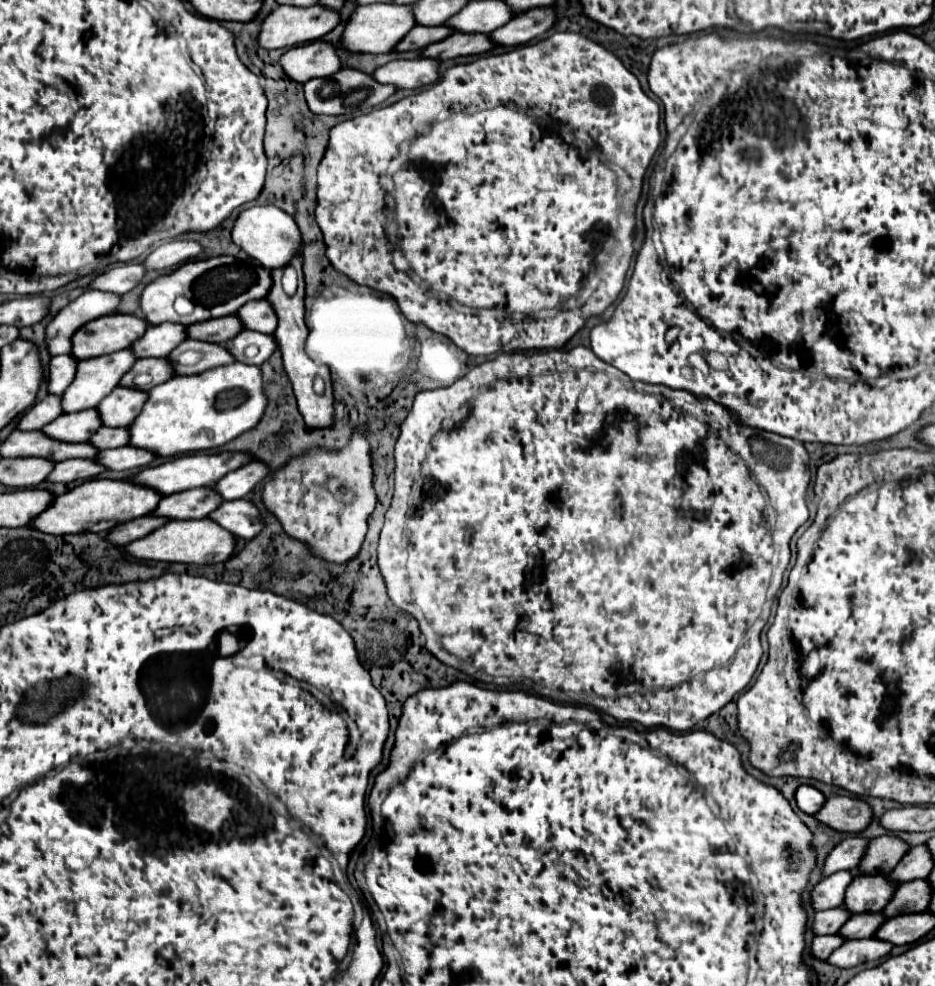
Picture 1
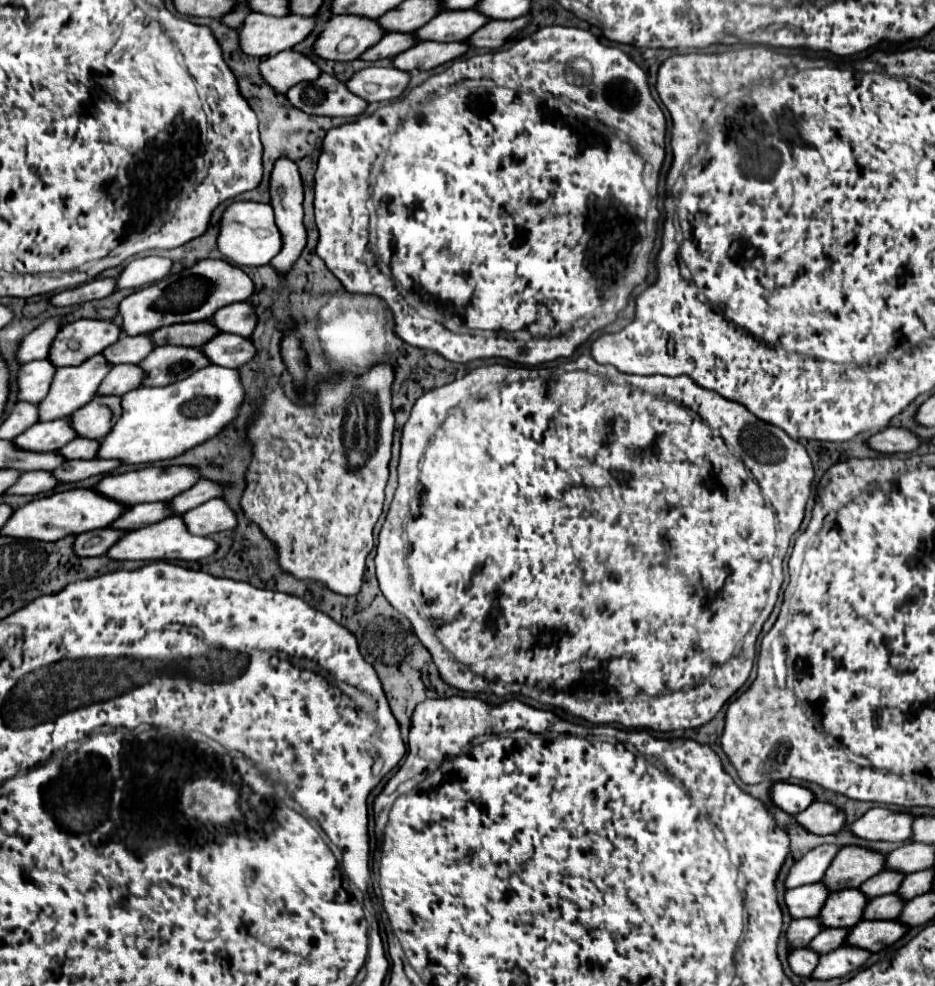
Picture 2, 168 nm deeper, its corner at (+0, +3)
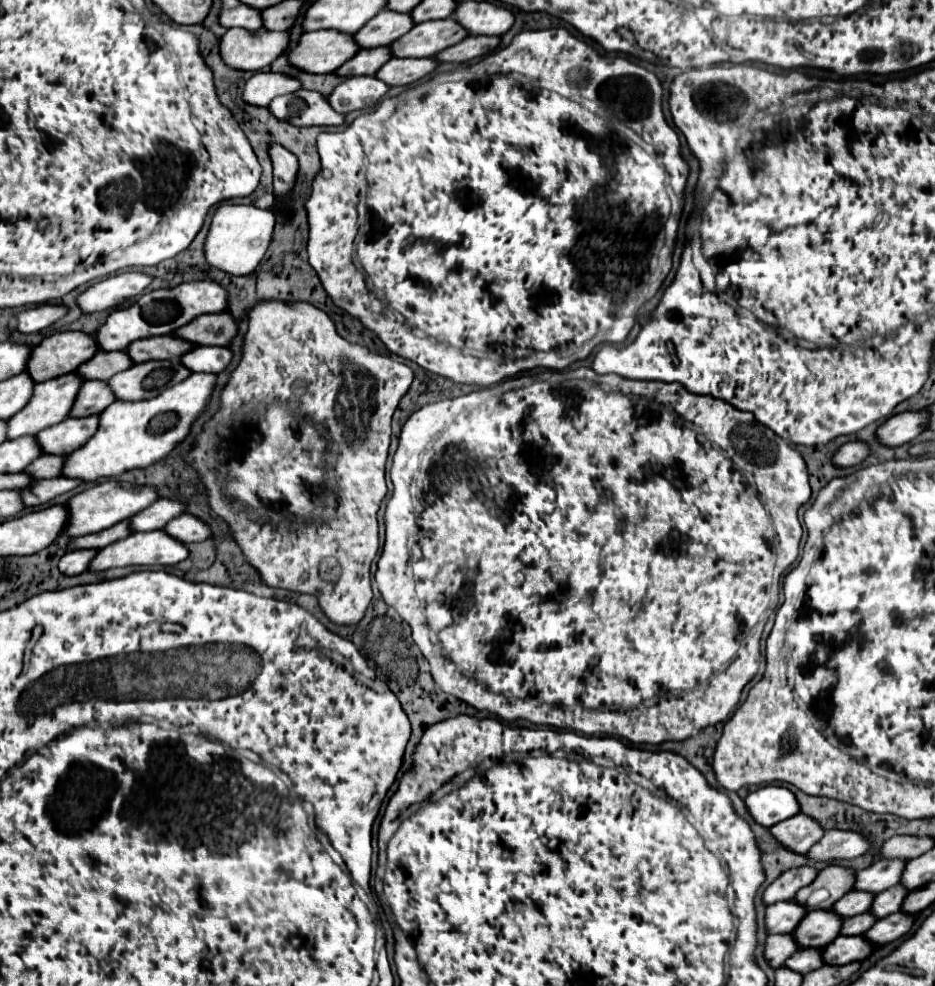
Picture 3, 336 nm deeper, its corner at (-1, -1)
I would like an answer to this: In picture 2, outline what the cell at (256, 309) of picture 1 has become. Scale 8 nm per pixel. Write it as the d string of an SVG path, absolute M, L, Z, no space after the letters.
M233 303L217 309L217 313L209 321L213 321L213 325L217 325L219 331L251 337L257 325L257 315L249 303Z

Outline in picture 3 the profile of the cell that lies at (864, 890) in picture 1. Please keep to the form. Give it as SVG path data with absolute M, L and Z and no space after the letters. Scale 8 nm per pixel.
M814 909L800 921L794 929L794 935L800 941L800 947L826 947L840 935L844 917L832 909Z

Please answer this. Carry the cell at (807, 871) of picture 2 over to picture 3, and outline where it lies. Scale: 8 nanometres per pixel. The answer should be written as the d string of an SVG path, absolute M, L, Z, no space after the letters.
M810 865L804 867L794 867L784 871L772 885L766 887L764 891L764 901L766 905L772 905L776 901L786 901L786 899L794 899L796 893L806 887L810 881L814 881L814 877L818 875L818 871Z

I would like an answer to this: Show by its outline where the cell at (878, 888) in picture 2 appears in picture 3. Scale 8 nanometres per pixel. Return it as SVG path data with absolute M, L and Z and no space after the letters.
M854 889L854 891L846 893L832 909L838 911L838 915L842 915L842 917L854 917L858 913L868 911L874 903L874 897L876 895L870 893L870 891L856 891Z

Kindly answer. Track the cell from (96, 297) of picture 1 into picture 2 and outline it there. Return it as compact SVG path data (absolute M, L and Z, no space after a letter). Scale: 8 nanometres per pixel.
M53 317L53 319L47 319L43 325L39 325L29 335L25 335L25 339L21 339L19 349L17 349L17 361L23 365L35 359L45 359L49 355L49 347L59 327L61 327L59 317Z

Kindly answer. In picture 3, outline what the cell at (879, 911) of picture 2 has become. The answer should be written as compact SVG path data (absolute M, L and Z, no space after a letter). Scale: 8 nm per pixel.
M862 913L862 915L854 915L850 919L844 919L844 925L842 925L842 935L864 935L874 923L876 923L876 915L874 913Z

